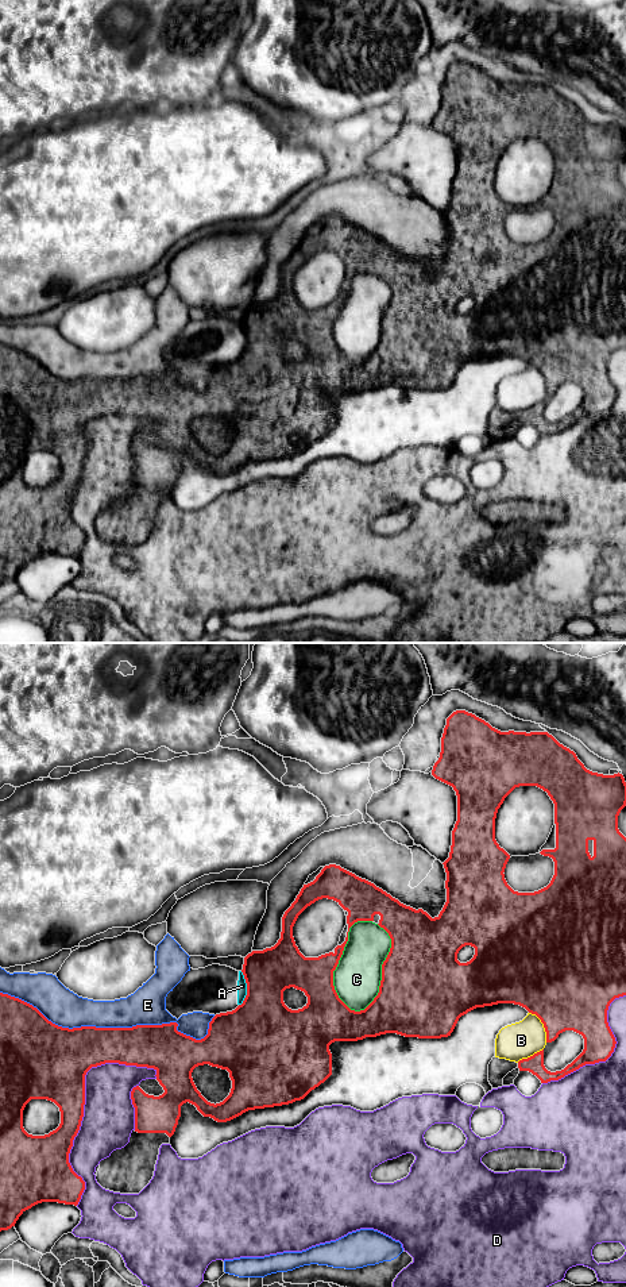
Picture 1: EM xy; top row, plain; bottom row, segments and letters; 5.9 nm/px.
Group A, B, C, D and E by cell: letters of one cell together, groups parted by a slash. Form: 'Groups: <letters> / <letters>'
Groups: A B C E / D

